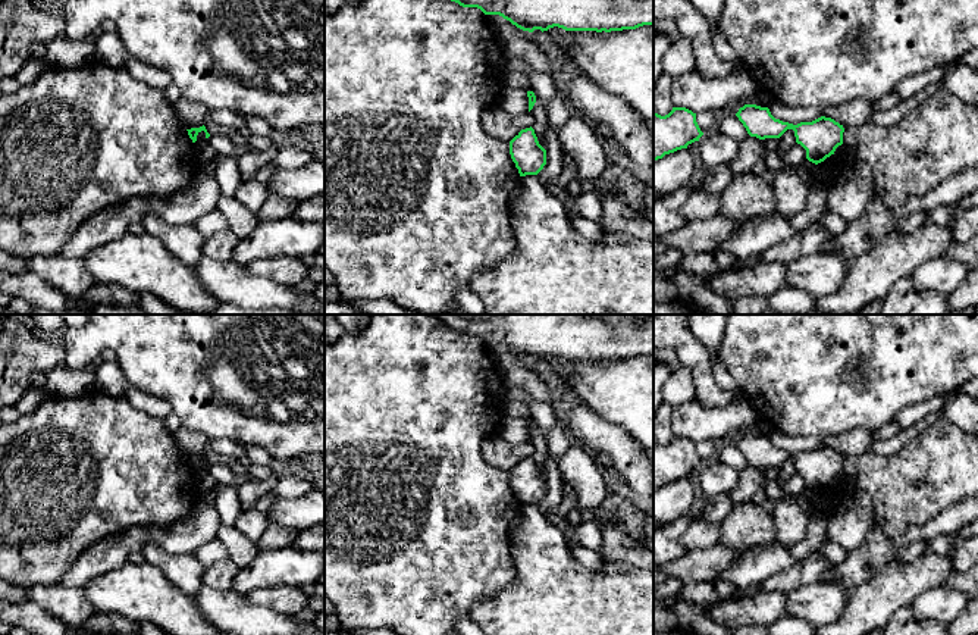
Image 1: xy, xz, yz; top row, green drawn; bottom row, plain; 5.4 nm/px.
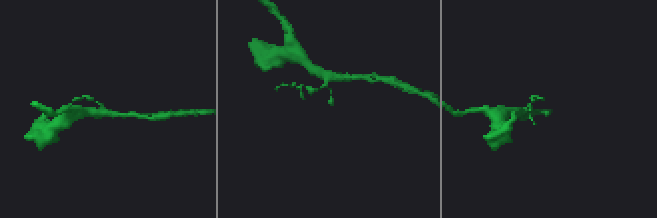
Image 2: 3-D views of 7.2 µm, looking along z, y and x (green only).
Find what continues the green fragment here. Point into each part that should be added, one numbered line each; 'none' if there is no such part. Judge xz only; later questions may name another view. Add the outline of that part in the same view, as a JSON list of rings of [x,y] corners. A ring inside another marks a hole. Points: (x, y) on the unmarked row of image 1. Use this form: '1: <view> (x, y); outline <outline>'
none

